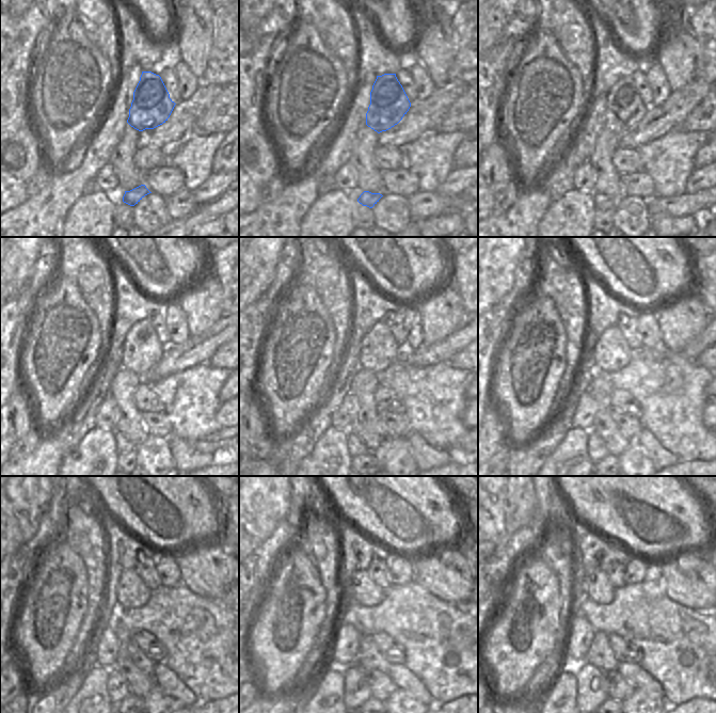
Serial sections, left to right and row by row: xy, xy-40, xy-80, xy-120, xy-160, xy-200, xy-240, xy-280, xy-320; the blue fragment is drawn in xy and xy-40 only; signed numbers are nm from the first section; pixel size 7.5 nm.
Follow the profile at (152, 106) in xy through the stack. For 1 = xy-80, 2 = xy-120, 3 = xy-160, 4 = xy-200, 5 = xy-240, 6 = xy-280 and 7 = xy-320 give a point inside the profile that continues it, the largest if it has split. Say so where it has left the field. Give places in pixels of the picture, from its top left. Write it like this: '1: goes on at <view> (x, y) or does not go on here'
1: goes on at xy-80 (624, 109)
2: goes on at xy-120 (142, 349)
3: goes on at xy-160 (379, 349)
4: goes on at xy-200 (613, 352)
5: goes on at xy-240 (132, 592)
6: goes on at xy-280 (366, 592)
7: goes on at xy-320 (599, 587)

